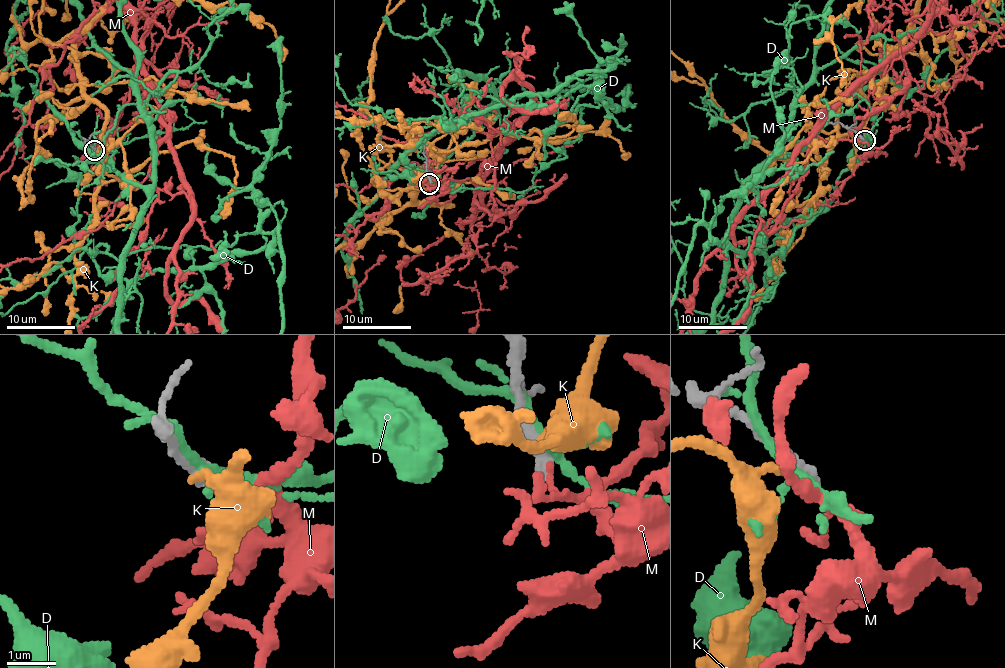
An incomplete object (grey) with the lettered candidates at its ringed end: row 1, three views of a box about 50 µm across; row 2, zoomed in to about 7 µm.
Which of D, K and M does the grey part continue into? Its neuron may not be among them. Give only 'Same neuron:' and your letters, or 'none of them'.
Same neuron: none of them

